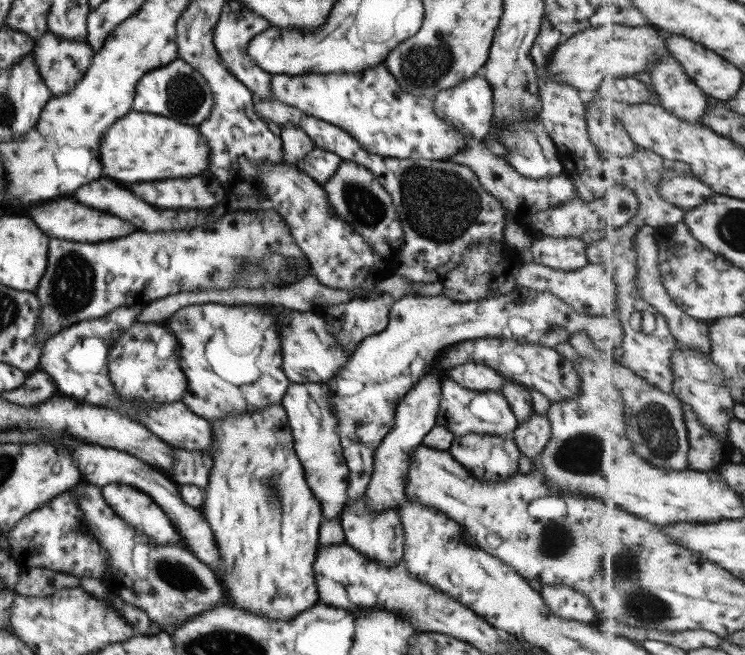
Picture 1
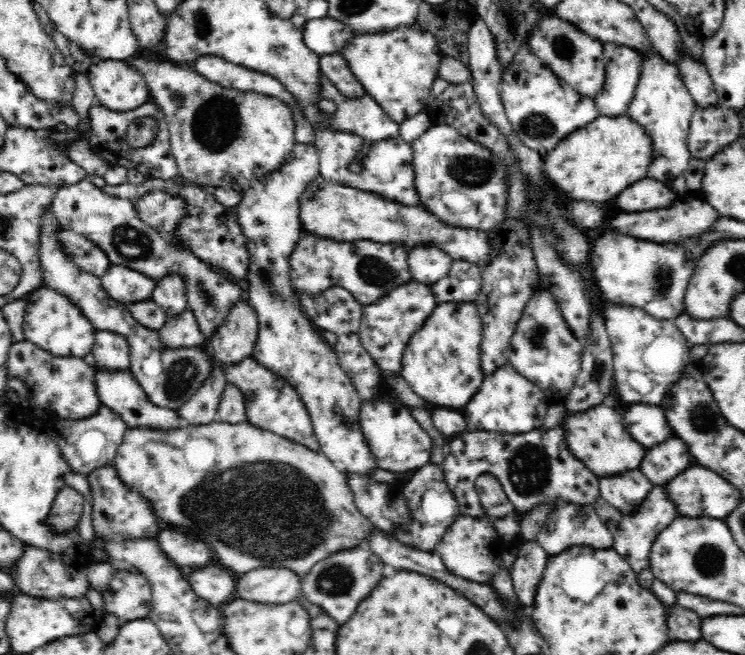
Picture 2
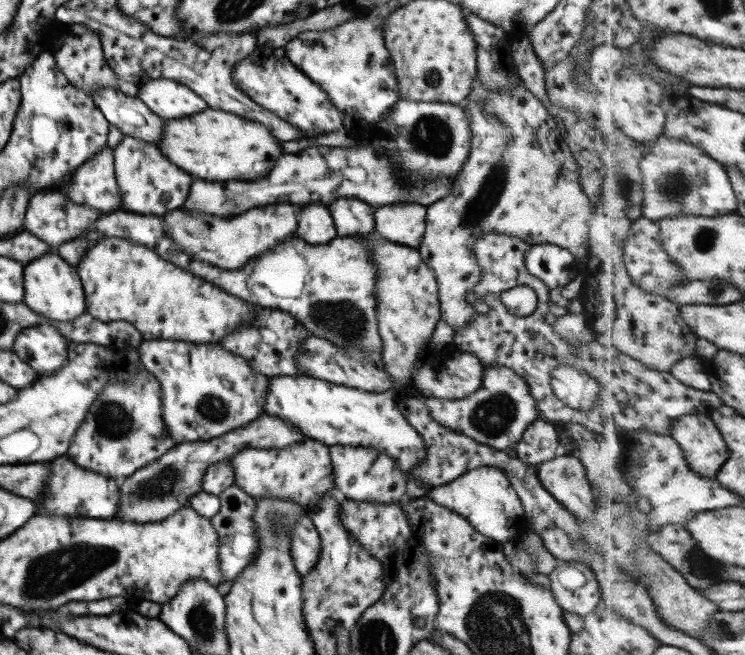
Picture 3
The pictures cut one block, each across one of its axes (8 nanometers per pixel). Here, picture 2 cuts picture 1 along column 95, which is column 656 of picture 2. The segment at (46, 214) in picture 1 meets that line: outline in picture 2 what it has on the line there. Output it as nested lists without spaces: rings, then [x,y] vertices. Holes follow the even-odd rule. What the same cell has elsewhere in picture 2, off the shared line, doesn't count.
[[[686,198],[680,202],[674,202],[668,208],[660,210],[644,210],[644,212],[630,212],[630,214],[618,214],[612,220],[612,228],[620,234],[644,238],[644,240],[654,240],[654,242],[678,242],[690,236],[698,236],[702,232],[708,232],[714,222],[720,218],[720,214],[706,202]]]

